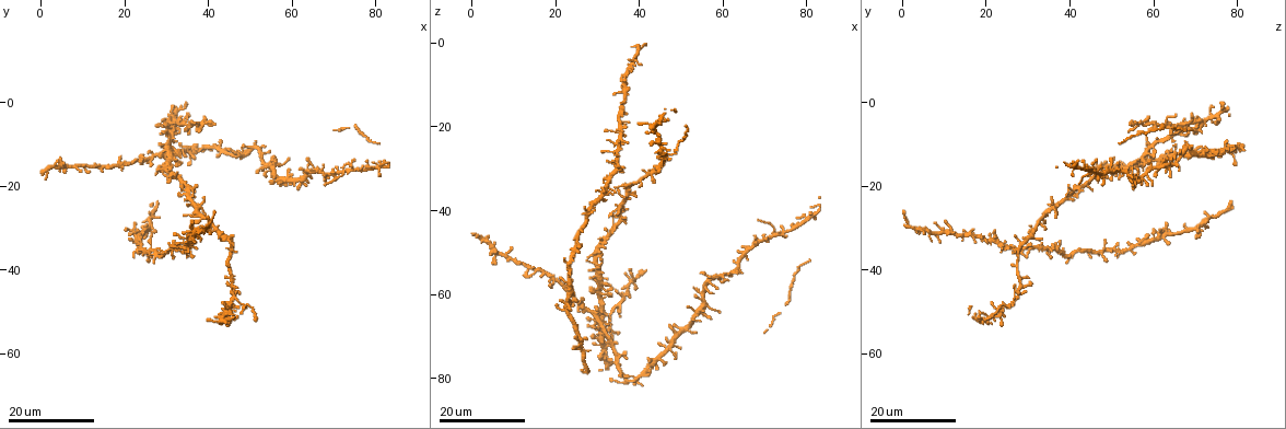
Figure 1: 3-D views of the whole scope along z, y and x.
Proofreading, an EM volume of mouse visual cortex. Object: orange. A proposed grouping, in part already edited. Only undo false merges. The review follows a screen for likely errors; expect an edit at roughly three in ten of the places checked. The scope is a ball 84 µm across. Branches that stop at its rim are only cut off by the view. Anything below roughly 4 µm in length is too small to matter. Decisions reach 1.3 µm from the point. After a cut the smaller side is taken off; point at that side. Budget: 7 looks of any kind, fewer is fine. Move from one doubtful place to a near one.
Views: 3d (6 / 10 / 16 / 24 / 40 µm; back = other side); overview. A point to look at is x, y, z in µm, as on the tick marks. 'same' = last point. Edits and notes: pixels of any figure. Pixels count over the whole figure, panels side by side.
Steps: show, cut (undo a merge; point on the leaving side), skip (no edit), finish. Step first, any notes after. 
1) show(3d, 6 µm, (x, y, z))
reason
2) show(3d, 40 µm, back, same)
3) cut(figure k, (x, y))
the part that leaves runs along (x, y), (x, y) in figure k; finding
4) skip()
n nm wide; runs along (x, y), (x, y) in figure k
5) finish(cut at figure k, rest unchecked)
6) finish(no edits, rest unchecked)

show(3d, 16 µm, (46.5, 47.0, 26.5))
small branch off a trunk

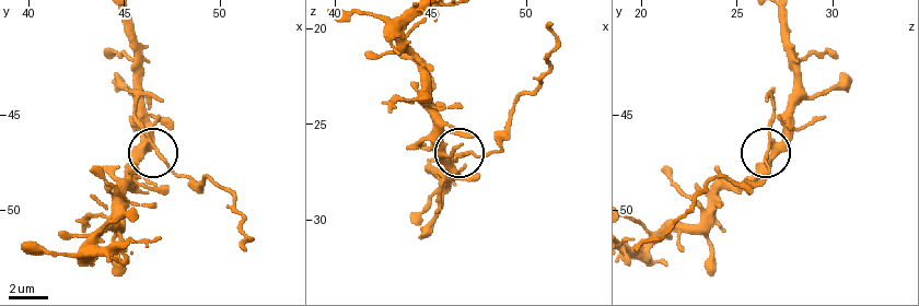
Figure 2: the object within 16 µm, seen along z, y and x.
show(3d, 6 µm, (46.2, 46.6, 27.0))

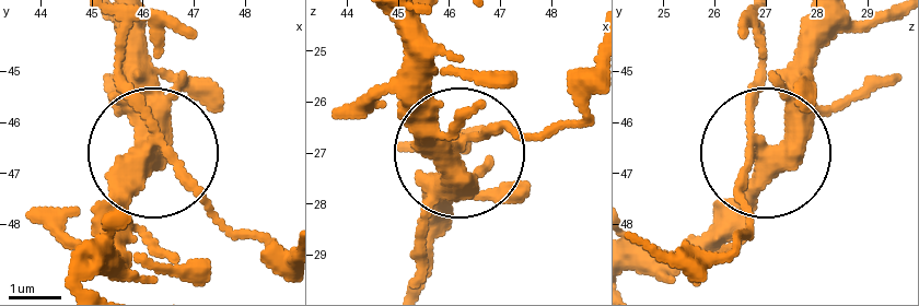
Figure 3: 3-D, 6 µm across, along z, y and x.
cut(figure 3, (202, 195))
the part that leaves runs along (151, 143), (286, 257) in figure 3; a second neuron is stuck on

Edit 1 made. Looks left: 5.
show(overview)
redraw

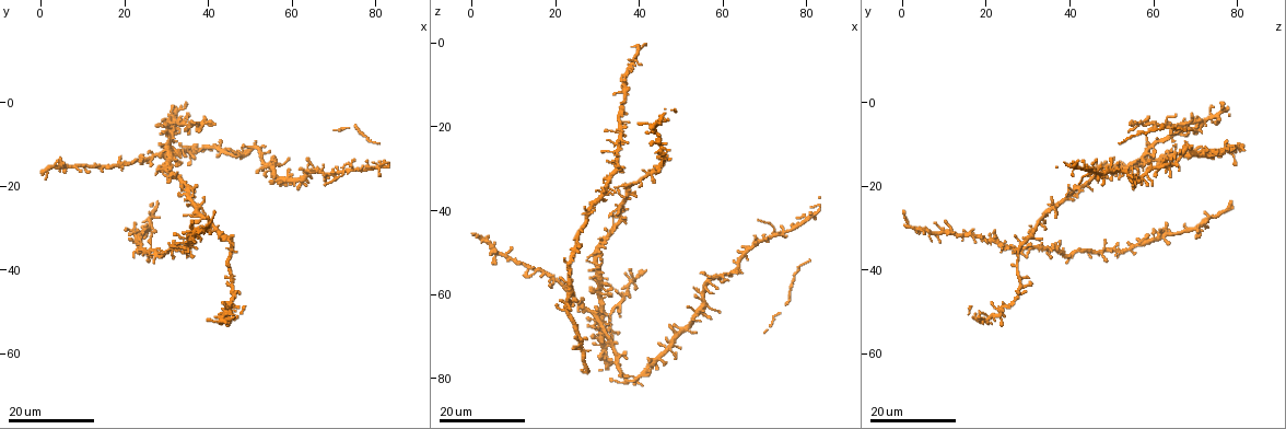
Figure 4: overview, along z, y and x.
show(3d, 16 µm, (72.0, 16.5, 46.0))
four arms meet

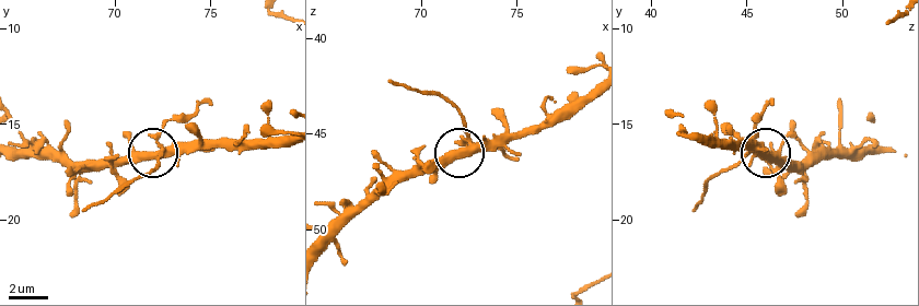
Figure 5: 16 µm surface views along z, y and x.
show(3d, 10 µm, (72.5, 16.3, 45.2))

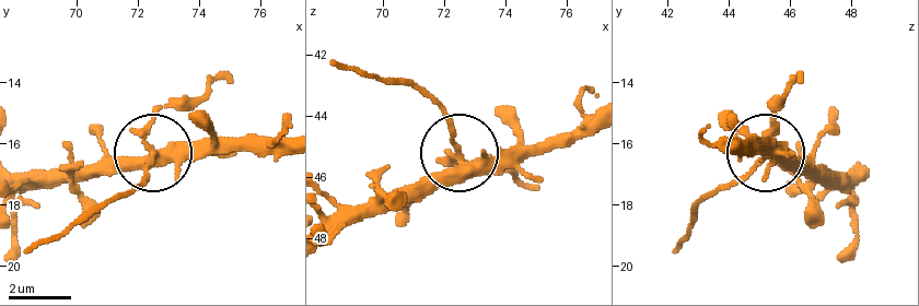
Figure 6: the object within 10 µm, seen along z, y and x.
cut(figure 6, (161, 106))
side arm 18 µm; the part that leaves runs along (151, 157), (136, 187), (28, 246) in figure 6; a second neuron is stuck on

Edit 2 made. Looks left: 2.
show(3d, 16 µm, (78.4, 15.8, 43.4))
branch point

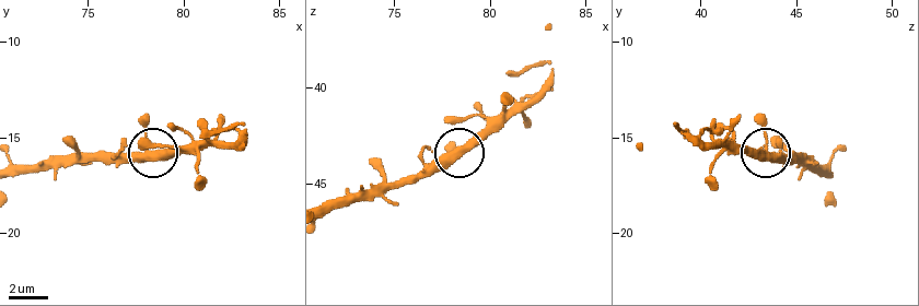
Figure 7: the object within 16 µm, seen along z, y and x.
skip()
3 arms; runs along (19, 174), (88, 159), (199, 154) in figure 7; all the same neuron

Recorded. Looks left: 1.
finish(cut at figure 3, cut at figure 6, rest unchecked)

